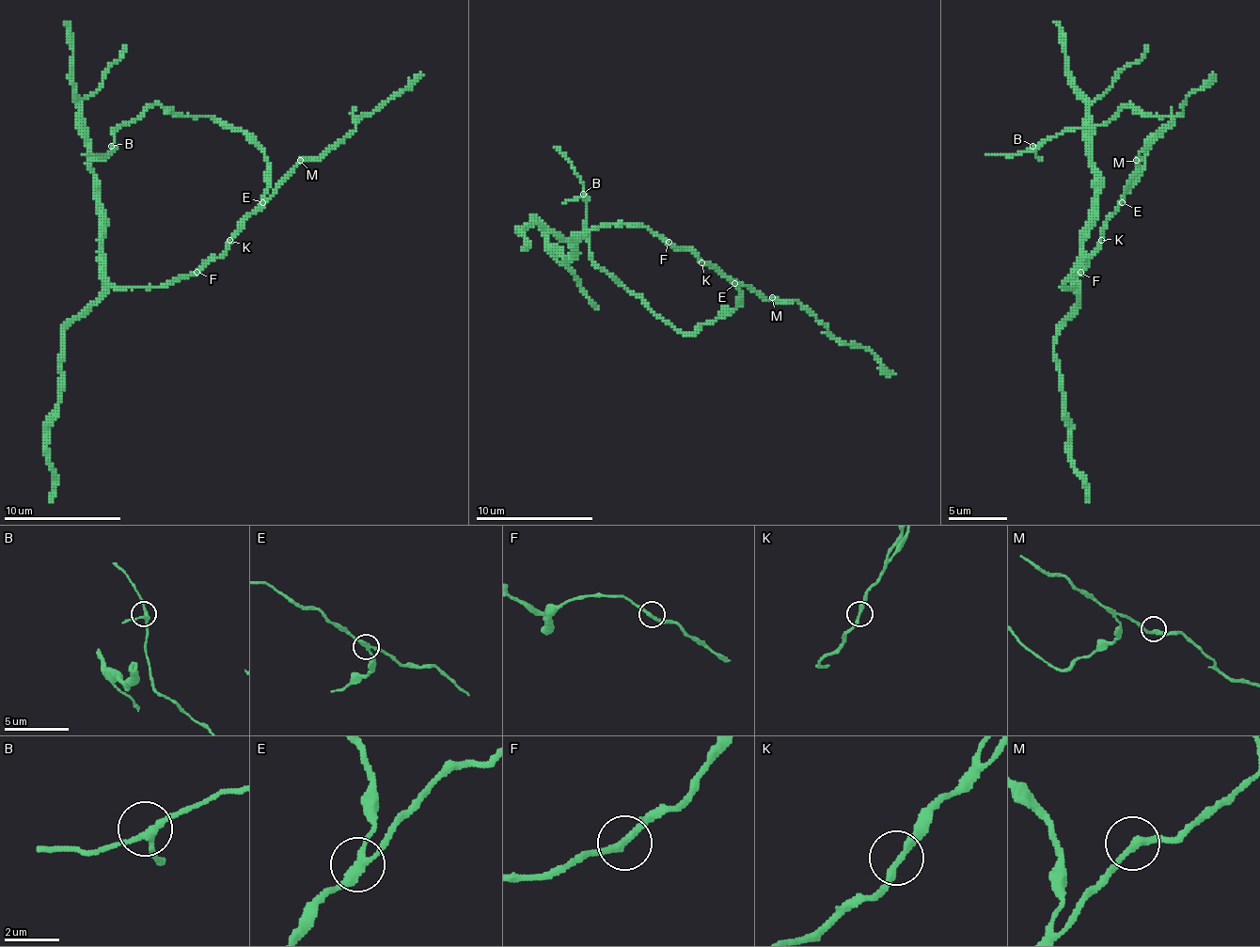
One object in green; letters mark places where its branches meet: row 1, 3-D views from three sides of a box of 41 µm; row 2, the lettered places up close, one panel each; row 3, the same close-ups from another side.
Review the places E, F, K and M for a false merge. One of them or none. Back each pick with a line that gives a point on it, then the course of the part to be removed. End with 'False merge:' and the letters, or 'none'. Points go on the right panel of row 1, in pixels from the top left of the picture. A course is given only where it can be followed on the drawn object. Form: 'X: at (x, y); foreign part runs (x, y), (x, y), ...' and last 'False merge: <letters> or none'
E: at (1122, 202); foreign part runs (1121, 201), (1169, 116), (1127, 104), (1097, 125), (985, 154)
False merge: E

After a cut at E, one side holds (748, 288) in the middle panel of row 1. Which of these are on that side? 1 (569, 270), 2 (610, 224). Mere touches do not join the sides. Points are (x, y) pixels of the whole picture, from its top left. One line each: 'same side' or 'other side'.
1: same side
2: same side

